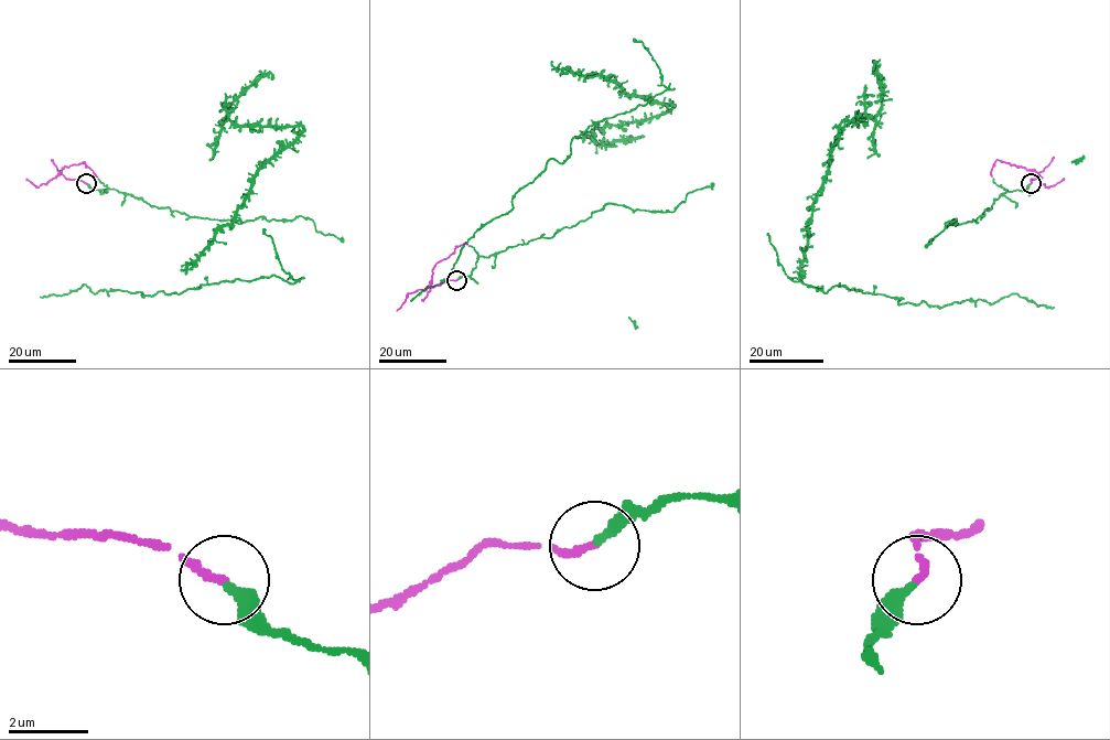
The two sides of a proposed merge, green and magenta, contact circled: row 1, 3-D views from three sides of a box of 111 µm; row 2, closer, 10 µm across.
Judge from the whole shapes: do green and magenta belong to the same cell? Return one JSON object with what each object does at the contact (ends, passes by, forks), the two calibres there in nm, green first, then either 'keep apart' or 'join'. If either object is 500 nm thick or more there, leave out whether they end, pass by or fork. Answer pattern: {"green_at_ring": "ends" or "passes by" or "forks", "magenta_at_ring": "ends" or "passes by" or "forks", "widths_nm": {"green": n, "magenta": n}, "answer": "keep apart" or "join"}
{"green_at_ring": "ends", "magenta_at_ring": "ends", "widths_nm": {"green": 220, "magenta": 200}, "answer": "join"}

